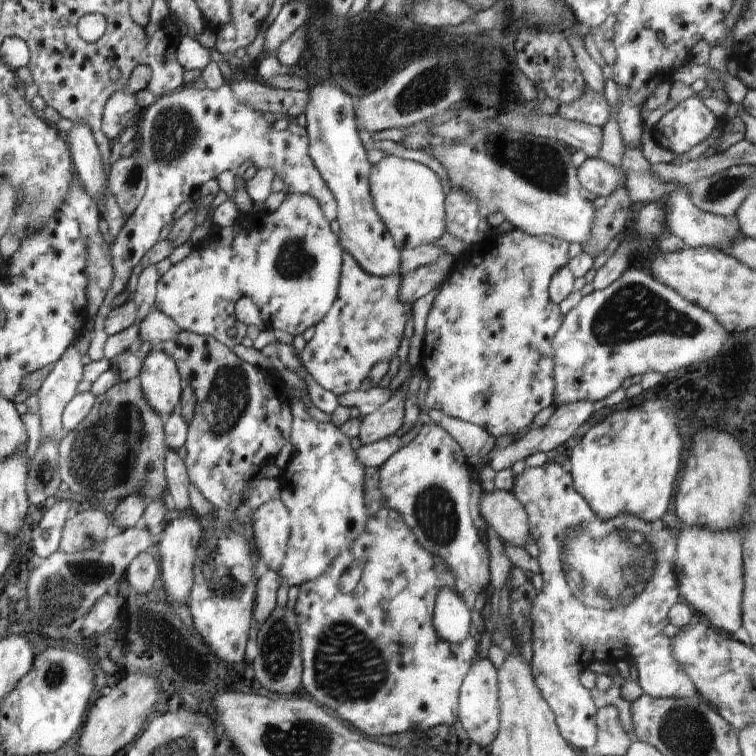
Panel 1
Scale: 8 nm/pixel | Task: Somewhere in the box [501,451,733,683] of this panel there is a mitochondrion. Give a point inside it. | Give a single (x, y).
(613, 571)

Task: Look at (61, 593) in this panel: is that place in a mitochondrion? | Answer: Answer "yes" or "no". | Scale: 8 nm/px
yes

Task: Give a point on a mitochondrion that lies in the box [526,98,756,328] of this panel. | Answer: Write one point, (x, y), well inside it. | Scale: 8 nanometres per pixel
(723, 186)

